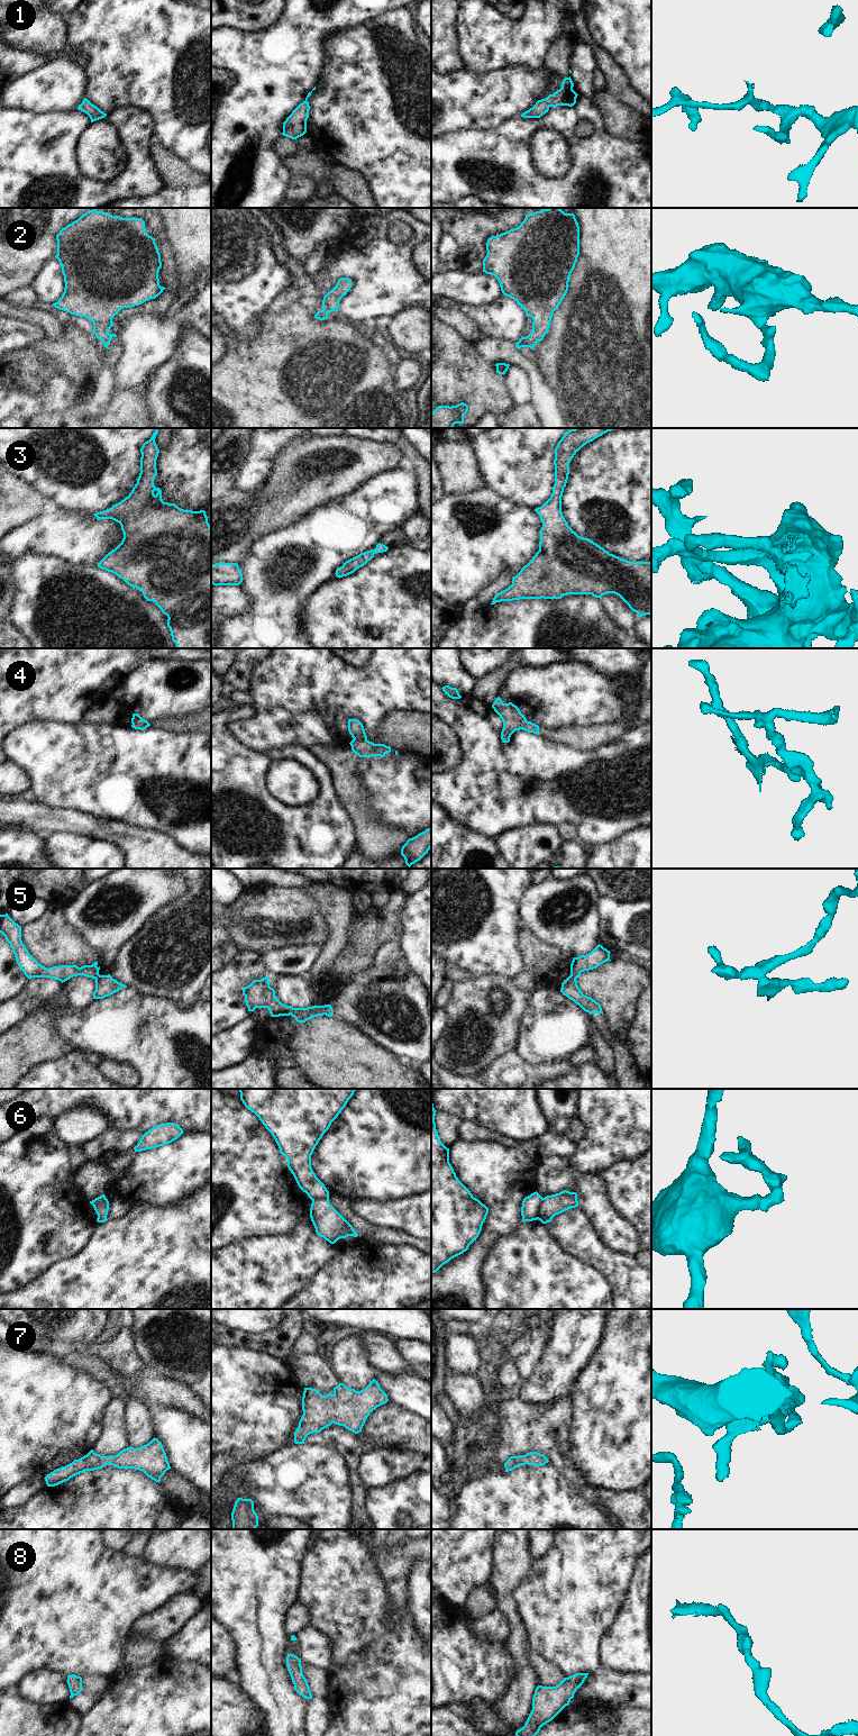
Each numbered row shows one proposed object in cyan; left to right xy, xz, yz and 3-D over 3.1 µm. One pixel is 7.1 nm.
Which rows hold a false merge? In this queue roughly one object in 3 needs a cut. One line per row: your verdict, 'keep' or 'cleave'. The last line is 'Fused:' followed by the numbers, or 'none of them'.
1: keep
2: keep
3: keep
4: keep
5: cleave
6: cleave
7: keep
8: keep
Fused: 5, 6

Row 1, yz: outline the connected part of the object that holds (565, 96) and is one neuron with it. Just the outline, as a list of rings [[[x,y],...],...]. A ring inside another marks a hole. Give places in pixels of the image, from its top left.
[[[565,78],[562,82],[562,88],[549,94],[547,98],[538,100],[536,104],[529,110],[524,111],[521,117],[523,118],[540,118],[548,112],[550,107],[568,106],[572,107],[576,103],[577,93],[573,90],[574,83],[569,78]]]

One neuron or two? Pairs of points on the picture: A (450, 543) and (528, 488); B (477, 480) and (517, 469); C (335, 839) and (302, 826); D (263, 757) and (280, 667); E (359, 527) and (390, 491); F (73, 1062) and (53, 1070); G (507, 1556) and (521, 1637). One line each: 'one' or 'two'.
A: two
B: two
C: one
D: two
E: one
F: one
G: one

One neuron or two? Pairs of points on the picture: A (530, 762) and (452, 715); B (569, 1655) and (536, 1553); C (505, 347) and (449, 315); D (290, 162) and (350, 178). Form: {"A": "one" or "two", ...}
{"A": "one", "B": "two", "C": "two", "D": "one"}

